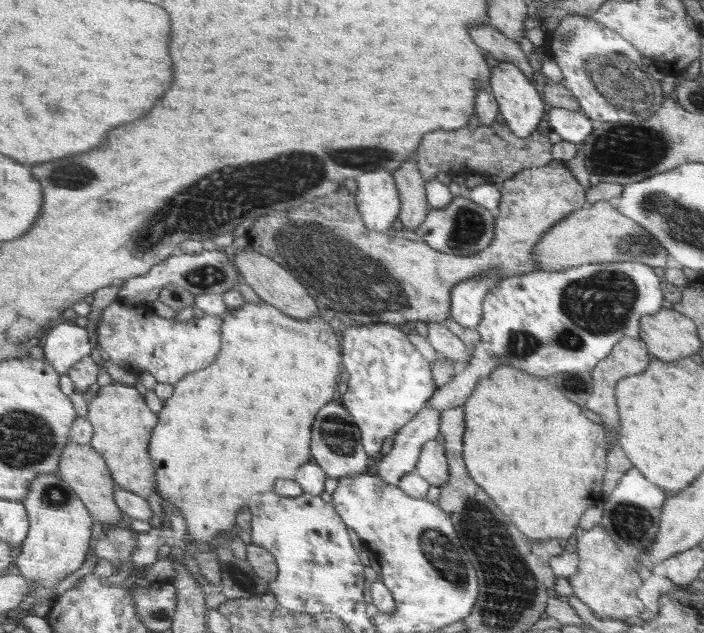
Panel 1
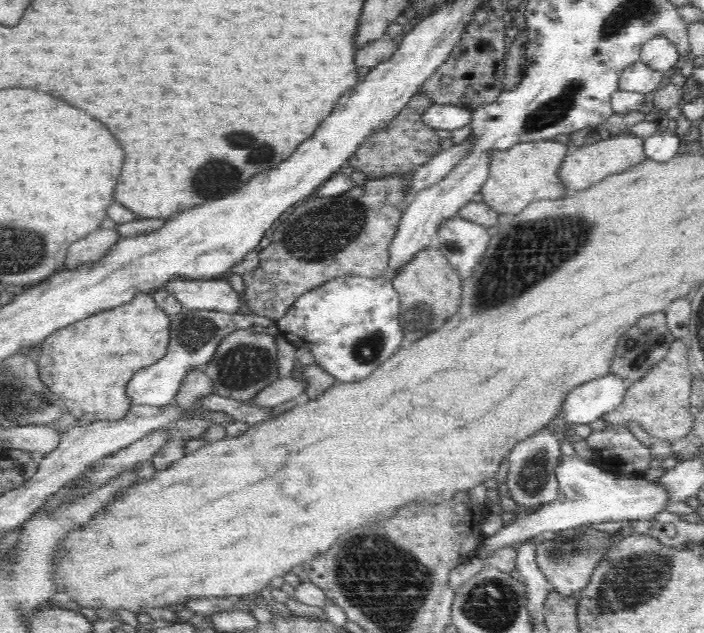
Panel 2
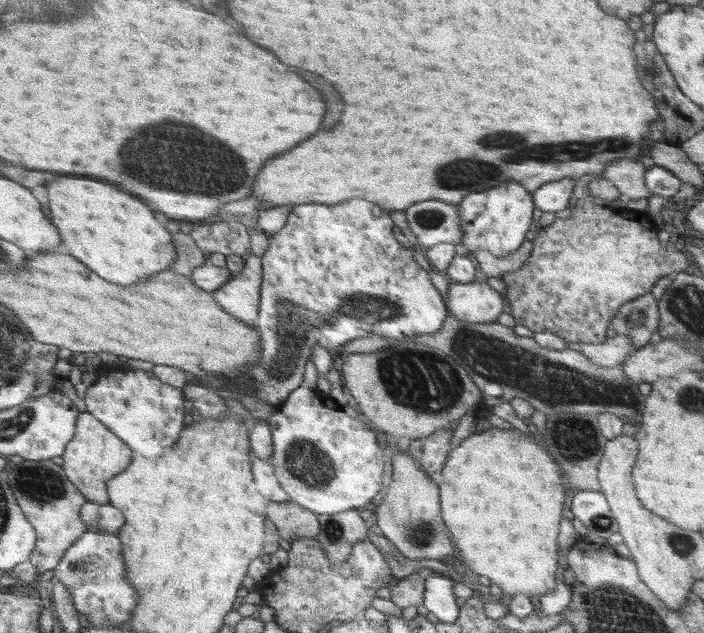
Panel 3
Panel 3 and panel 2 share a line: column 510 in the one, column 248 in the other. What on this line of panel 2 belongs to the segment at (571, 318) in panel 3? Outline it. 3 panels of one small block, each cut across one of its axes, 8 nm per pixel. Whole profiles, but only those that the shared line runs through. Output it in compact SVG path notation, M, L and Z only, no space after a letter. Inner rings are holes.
M409 174L368 179L366 184L356 185L338 197L314 196L296 203L294 210L288 210L274 227L270 240L267 240L270 244L264 244L258 251L258 266L241 275L244 281L244 290L241 293L243 312L257 314L265 323L275 323L302 294L330 282L333 278L350 275L366 278L384 276L390 260L390 243L401 222L398 204L404 202L409 194L408 176Z

